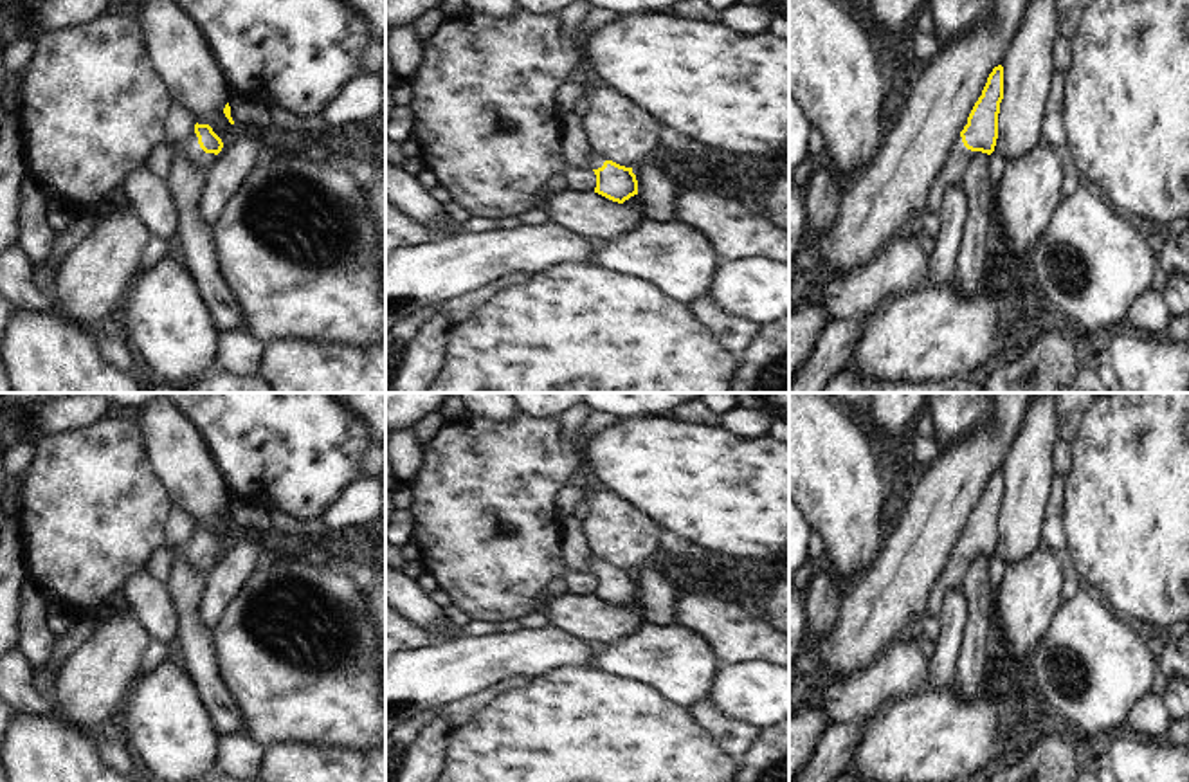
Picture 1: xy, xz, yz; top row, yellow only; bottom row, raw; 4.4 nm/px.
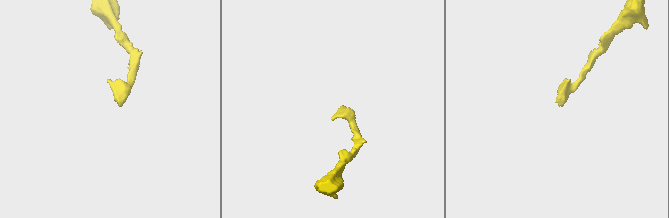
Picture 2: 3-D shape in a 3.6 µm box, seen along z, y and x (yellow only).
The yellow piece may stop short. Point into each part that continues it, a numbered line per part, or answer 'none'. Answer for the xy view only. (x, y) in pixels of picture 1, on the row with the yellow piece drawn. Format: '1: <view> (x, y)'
1: xy (190, 148)

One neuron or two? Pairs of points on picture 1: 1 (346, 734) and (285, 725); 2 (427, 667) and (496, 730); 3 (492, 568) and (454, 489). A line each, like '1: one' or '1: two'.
1: one
2: two
3: one

